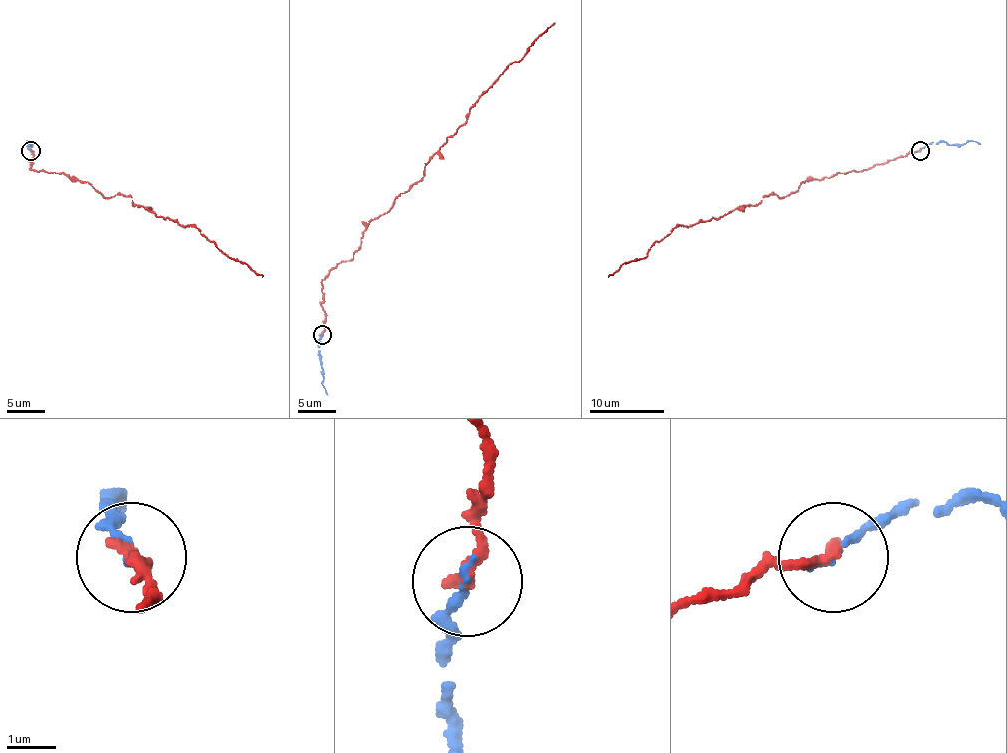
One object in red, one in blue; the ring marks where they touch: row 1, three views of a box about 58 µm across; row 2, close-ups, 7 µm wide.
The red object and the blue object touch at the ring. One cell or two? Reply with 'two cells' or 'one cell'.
one cell

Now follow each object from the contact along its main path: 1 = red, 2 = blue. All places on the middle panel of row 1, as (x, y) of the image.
1: (322, 334), (324, 278), (354, 257), (370, 222), (421, 179), (425, 164), (464, 122), (470, 107), (554, 23)
2: (322, 334), (318, 347), (324, 375), (322, 385), (327, 394)

